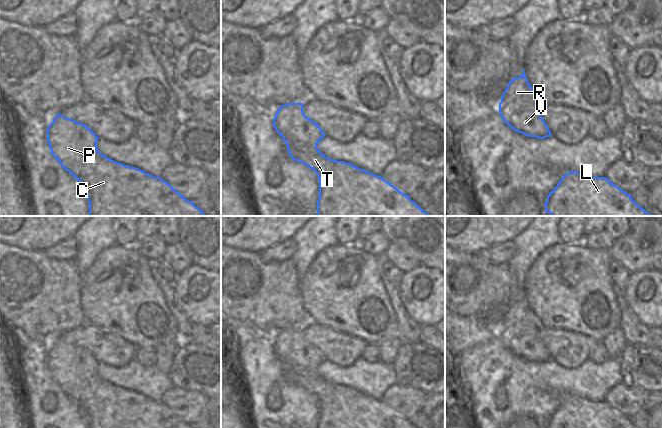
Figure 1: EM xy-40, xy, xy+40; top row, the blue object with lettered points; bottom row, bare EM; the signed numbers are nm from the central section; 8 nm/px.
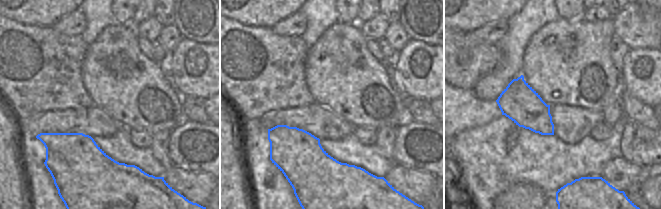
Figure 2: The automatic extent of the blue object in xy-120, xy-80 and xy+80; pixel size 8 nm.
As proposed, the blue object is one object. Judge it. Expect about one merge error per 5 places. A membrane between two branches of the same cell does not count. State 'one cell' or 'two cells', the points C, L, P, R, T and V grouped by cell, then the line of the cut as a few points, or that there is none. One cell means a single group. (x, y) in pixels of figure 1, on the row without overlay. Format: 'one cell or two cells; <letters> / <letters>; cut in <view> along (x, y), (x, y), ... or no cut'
one cell; C L P R T V; no cut

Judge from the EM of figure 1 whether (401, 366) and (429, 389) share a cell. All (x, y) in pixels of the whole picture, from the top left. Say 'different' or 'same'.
same

